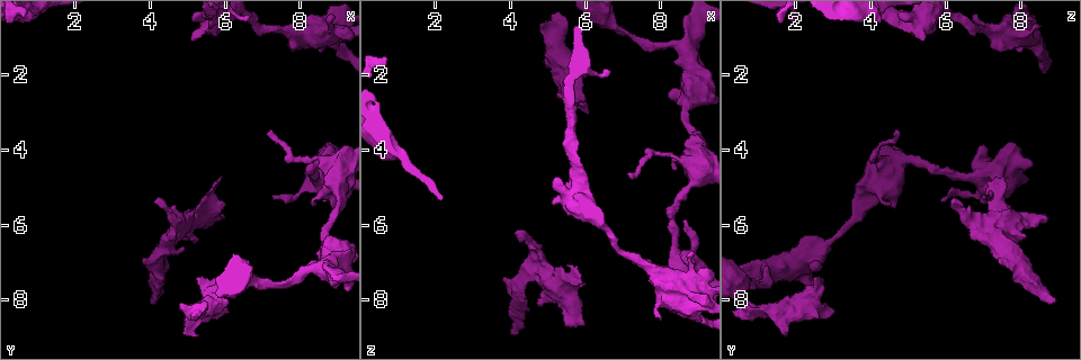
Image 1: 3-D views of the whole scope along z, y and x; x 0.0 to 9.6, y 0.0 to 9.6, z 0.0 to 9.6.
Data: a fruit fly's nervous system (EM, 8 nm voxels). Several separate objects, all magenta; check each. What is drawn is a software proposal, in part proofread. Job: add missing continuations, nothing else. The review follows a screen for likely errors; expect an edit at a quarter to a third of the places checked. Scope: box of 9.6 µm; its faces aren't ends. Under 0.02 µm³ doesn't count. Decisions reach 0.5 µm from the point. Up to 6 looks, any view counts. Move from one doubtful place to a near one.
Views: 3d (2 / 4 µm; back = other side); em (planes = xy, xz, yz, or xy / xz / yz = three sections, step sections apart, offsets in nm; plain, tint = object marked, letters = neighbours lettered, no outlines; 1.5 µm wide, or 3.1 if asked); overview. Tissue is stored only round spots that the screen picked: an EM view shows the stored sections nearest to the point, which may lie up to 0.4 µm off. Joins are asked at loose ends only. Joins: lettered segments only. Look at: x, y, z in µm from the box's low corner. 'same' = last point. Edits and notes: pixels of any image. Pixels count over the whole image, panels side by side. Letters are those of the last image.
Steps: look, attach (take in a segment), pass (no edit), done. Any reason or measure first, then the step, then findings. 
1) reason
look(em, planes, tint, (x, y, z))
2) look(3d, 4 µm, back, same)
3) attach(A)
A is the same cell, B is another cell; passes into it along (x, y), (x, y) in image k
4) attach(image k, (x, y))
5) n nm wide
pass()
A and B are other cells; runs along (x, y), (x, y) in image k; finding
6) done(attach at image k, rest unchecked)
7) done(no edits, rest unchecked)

branch stops here
look(em, planes, letters, (6.05, 5.80, 8.55))

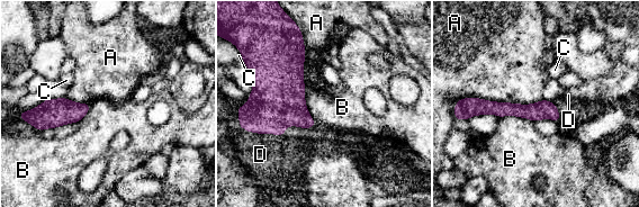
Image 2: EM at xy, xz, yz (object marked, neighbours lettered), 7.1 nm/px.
attach(D)
D is the same cell, A, B and C are other cells; passes into it along (276, 102), (260, 133), (260, 154) in image 2; it goes on there

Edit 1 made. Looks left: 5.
redraw
look(overview)

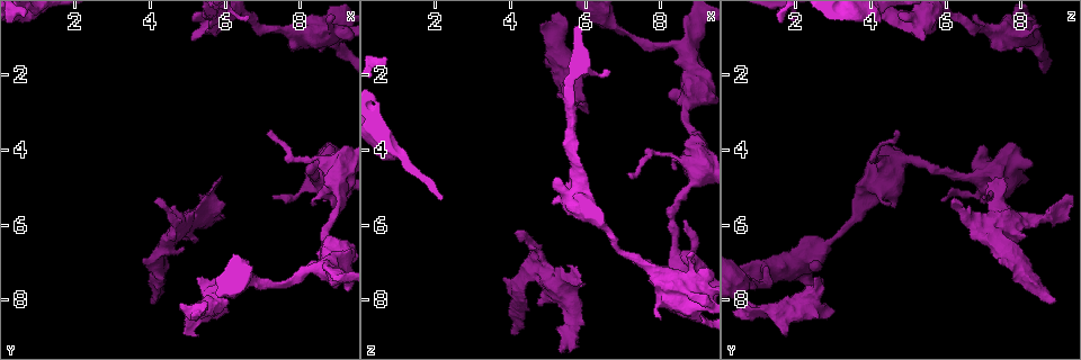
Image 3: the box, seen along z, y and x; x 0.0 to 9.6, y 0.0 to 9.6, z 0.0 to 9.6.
stops while still wide
look(3d, 4 µm, (8.85, 5.55, 4.65))

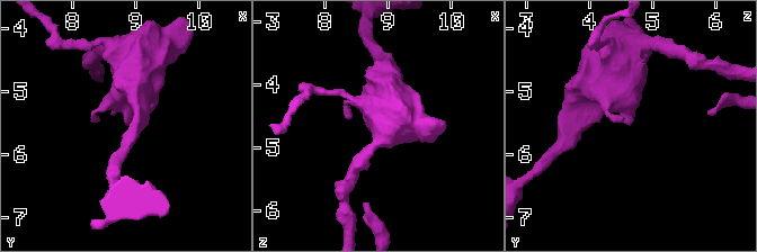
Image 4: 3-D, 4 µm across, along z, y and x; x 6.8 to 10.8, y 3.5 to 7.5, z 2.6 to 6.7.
look(em, planes, letters, (8.85, 5.55, 4.65))

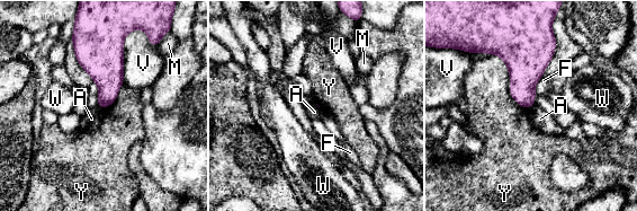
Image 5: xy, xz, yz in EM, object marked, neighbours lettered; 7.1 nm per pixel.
pass()
A, F, M, V, W and Y are other cells; border along (534, 105), (528, 108) in image 5; none of them fits

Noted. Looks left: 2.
long arm stops here
look(em, planes, tint, (4.20, 7.95, 8.85))

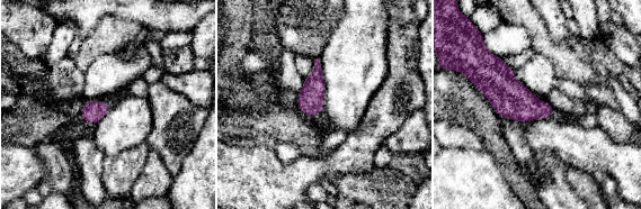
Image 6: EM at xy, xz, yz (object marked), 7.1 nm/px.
see the neighbours
look(em, planes, letters, same)

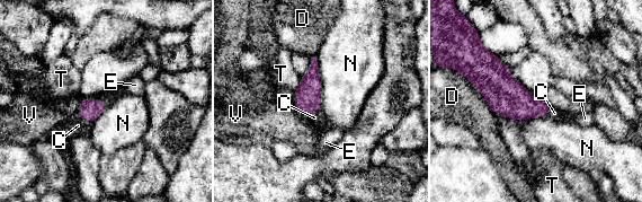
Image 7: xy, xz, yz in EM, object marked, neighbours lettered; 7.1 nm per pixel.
attach(C)
C is the same cell, D, E, N, T and V are other cells; passes into it along (308, 95), (305, 112), (314, 117) in image 7; it goes on there

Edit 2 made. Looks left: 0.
done(attach at image 2, attach at image 7, rest unchecked)

